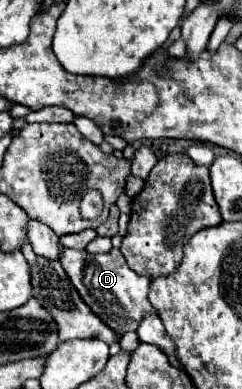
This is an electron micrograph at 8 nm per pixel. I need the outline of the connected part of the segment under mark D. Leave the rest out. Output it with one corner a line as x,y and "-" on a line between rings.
61,247
61,257
59,257
63,269
67,271
71,283
77,287
85,303
105,321
113,331
127,333
135,331
141,317
147,311
153,311
147,291
149,291
149,277
137,275
131,271
125,263
125,257
121,257
119,249
111,249
105,255
93,255
87,253
85,249
65,249

